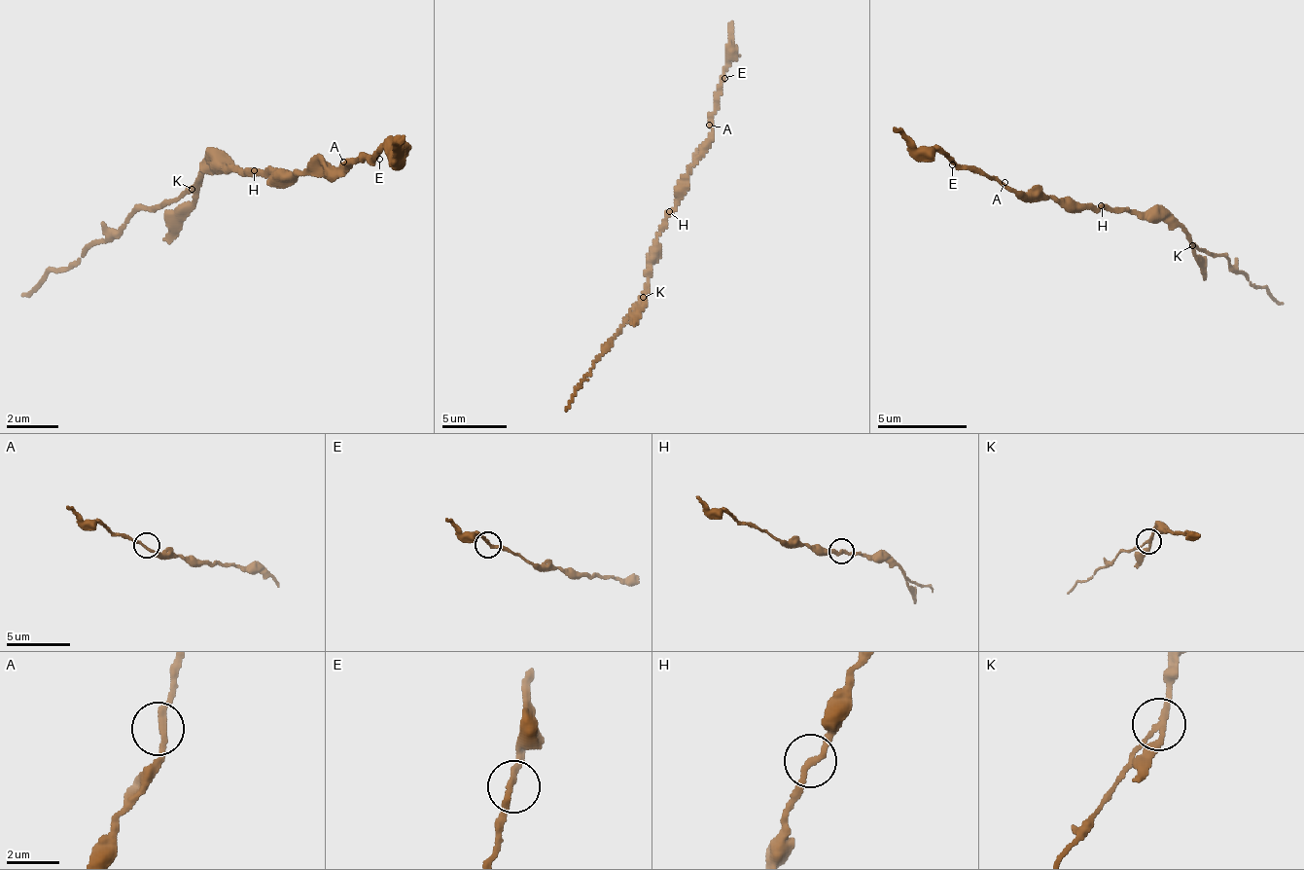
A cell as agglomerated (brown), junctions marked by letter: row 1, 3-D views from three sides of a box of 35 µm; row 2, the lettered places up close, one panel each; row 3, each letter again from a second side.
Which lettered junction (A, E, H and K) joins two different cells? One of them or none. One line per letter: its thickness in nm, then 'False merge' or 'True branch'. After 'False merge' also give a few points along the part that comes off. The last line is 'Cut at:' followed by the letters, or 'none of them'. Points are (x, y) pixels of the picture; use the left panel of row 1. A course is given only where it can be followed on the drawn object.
A: Thickness 220 nm. True branch
E: Thickness 240 nm. True branch
H: Thickness 220 nm. True branch
K: Thickness 220 nm. False merge. Course of the part to remove: (191, 187), (23, 294)
Cut at: K

